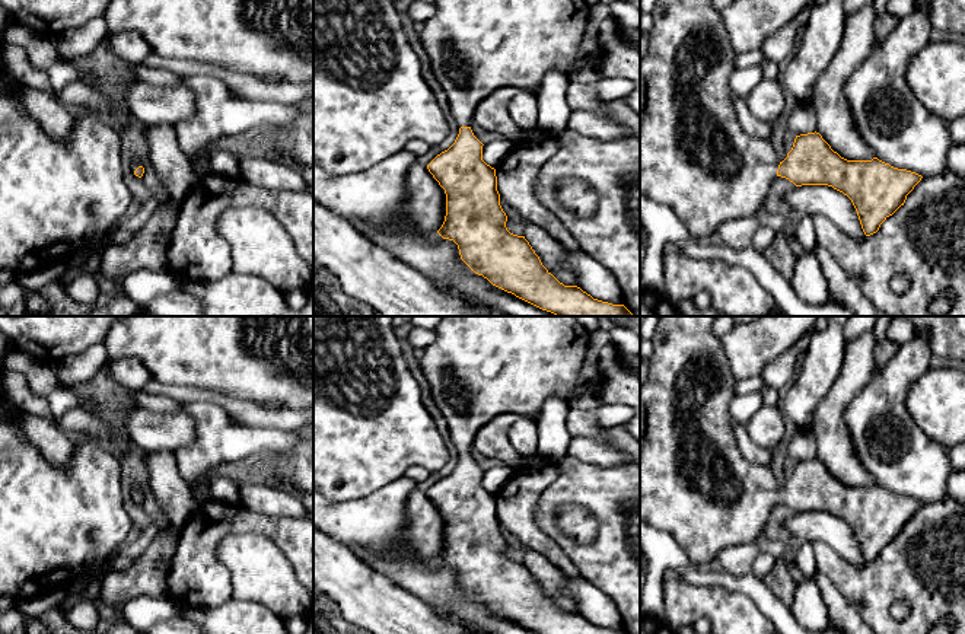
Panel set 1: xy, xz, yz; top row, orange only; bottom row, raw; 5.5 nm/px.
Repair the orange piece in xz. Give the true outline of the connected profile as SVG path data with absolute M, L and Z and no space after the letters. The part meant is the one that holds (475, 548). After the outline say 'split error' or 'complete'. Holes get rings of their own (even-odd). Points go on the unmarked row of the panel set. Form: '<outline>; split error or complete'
M443 316L436 328L436 340L420 359L434 404L445 417L449 436L459 452L455 469L437 481L427 496L446 520L446 542L437 560L458 571L461 586L493 612L515 621L536 634L625 634L593 625L577 612L564 612L541 589L525 563L507 557L507 542L500 532L496 496L482 487L482 469L474 462L471 449L477 433L494 417L513 412L536 418L551 396L569 402L577 385L579 372L590 345L590 332L577 316Z; split error

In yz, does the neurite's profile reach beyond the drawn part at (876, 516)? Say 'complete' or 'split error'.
split error

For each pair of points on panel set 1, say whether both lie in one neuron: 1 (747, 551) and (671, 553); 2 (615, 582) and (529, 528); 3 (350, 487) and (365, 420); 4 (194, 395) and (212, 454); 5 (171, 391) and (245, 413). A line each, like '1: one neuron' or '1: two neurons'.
1: two neurons
2: two neurons
3: one neuron
4: two neurons
5: one neuron

